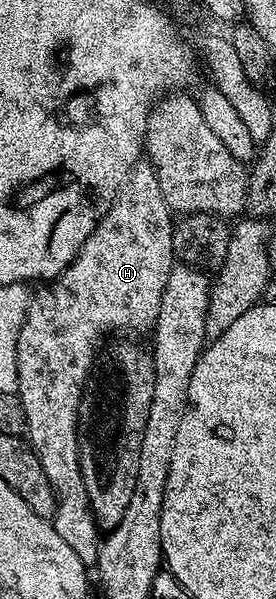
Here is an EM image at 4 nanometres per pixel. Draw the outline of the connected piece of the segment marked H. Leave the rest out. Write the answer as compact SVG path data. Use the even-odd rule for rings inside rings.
M145 158L137 160L135 166L131 166L131 170L127 170L127 178L123 178L123 182L119 186L119 190L115 194L115 198L111 202L107 214L103 214L103 218L95 226L93 233L85 239L83 246L77 251L77 257L62 270L55 282L46 283L44 286L38 287L41 288L38 292L34 291L32 293L29 301L29 309L25 315L25 321L19 330L19 338L17 339L16 394L21 399L21 405L25 411L27 443L33 449L33 453L39 458L39 466L43 466L43 474L47 474L47 482L51 482L53 493L57 495L57 509L54 510L51 517L53 529L57 531L59 538L63 538L63 542L67 542L67 546L71 546L71 550L75 550L79 562L83 562L86 566L96 565L103 536L98 529L97 519L93 517L93 508L89 504L87 486L83 482L81 463L79 462L79 442L77 441L77 411L79 410L79 402L81 401L81 395L83 394L86 383L95 368L95 357L99 352L97 343L108 332L121 332L117 334L133 334L129 332L148 333L153 325L157 323L157 319L159 318L159 302L163 302L163 290L167 286L167 278L175 266L175 257L173 254L174 223L174 217L171 215L167 202L163 198L163 190L159 190L159 180L155 178L155 170L152 164Z

